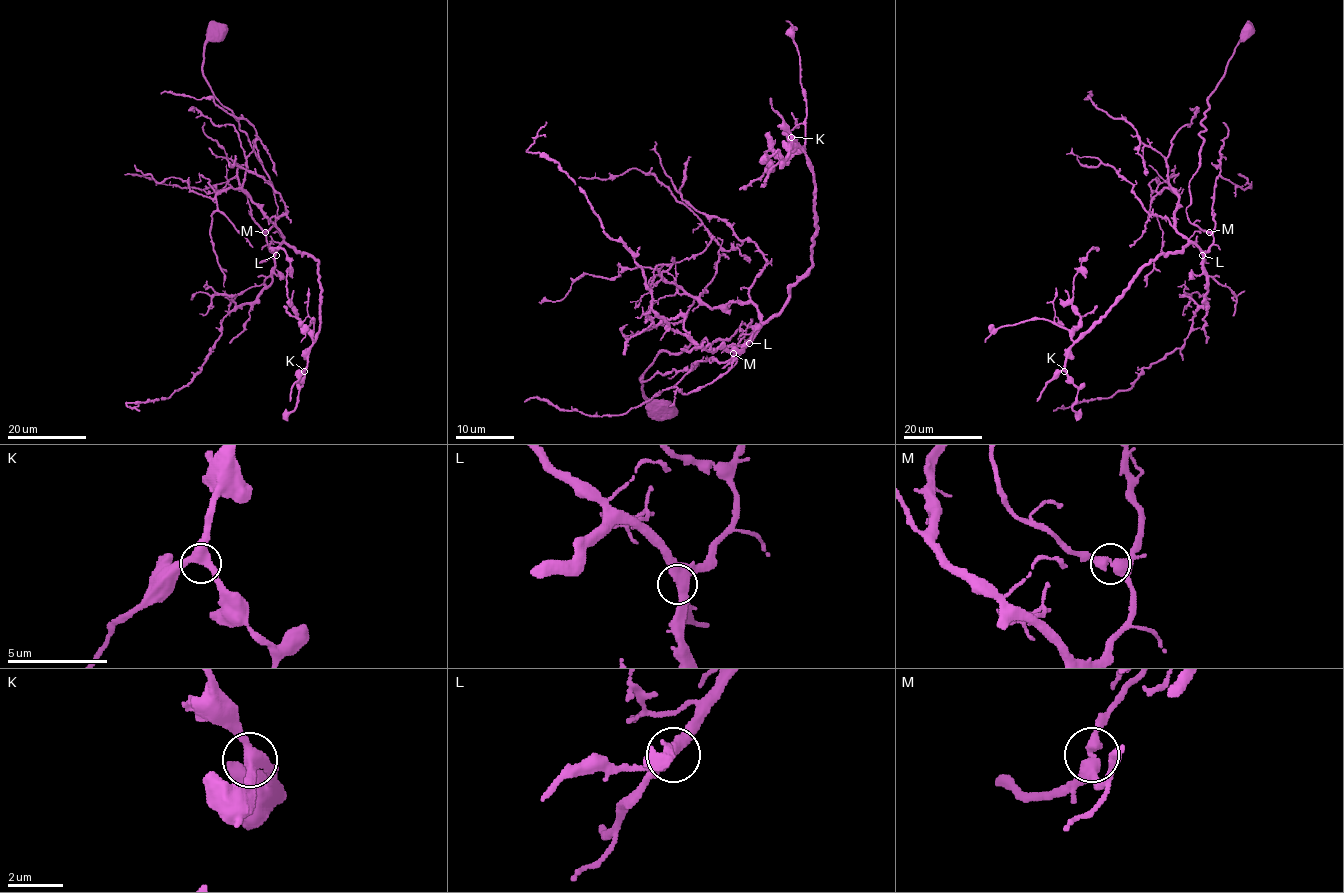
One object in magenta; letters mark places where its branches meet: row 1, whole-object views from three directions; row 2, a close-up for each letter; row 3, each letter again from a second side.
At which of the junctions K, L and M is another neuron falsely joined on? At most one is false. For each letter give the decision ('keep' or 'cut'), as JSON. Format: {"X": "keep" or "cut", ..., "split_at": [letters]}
{"K": "keep", "L": "keep", "M": "keep", "split_at": []}

